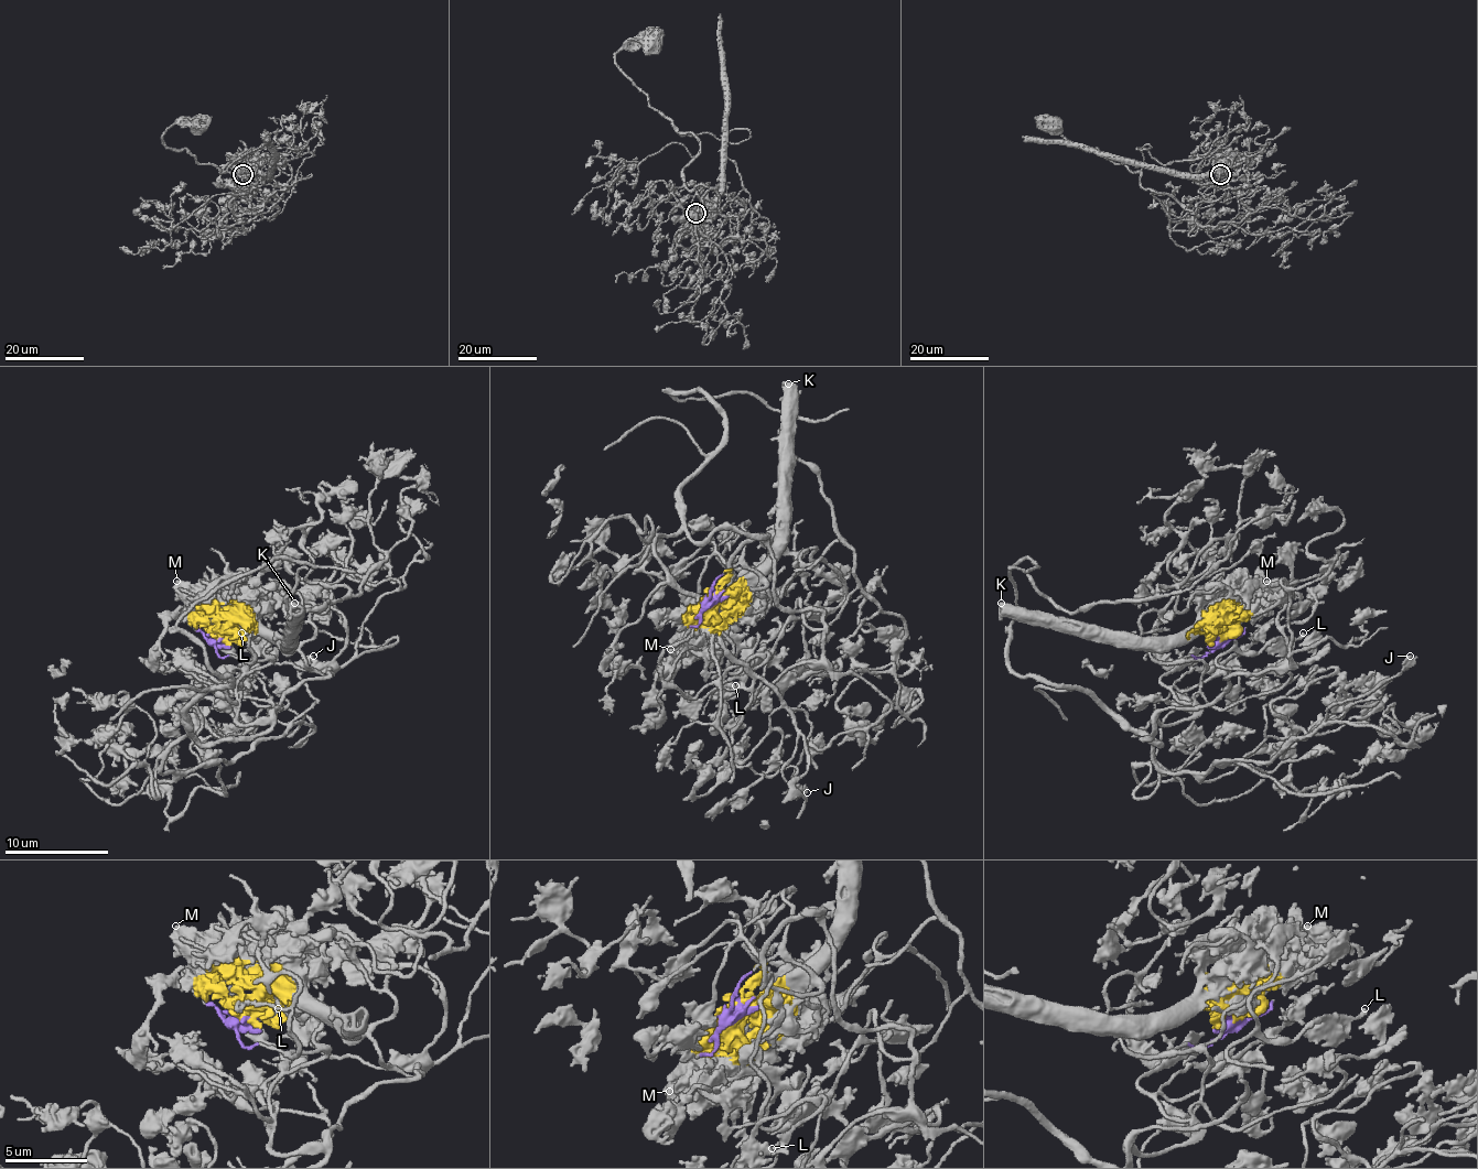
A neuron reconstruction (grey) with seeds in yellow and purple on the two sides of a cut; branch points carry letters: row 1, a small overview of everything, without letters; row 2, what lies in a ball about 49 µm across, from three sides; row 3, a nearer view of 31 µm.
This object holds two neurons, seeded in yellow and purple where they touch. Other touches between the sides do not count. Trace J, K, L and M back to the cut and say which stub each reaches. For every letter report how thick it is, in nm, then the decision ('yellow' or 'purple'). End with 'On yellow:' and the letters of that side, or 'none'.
J: 360 nm thick; purple
K: 600 nm thick; yellow
L: 200 nm thick; purple
M: 550 nm thick; yellow
On yellow: K, M

